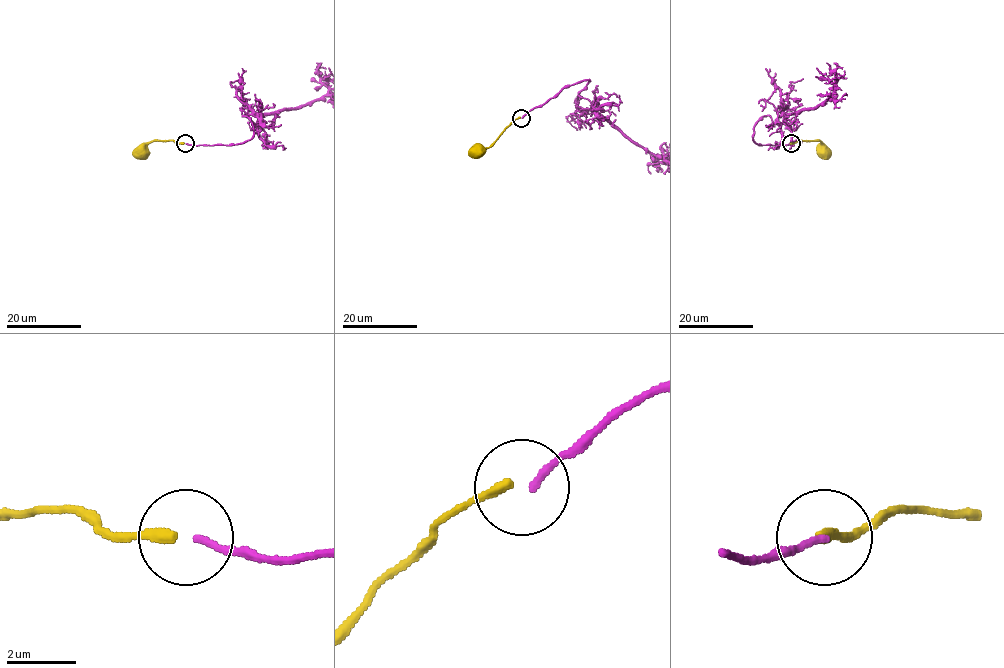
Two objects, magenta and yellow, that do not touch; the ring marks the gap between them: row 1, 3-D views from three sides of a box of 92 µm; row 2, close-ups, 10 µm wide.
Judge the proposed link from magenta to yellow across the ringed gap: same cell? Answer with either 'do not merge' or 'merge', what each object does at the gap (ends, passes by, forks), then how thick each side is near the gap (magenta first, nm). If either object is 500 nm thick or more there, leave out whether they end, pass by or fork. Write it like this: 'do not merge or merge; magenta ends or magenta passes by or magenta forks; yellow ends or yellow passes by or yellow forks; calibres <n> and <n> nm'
merge; magenta ends; yellow ends; calibres 220 and 320 nm

